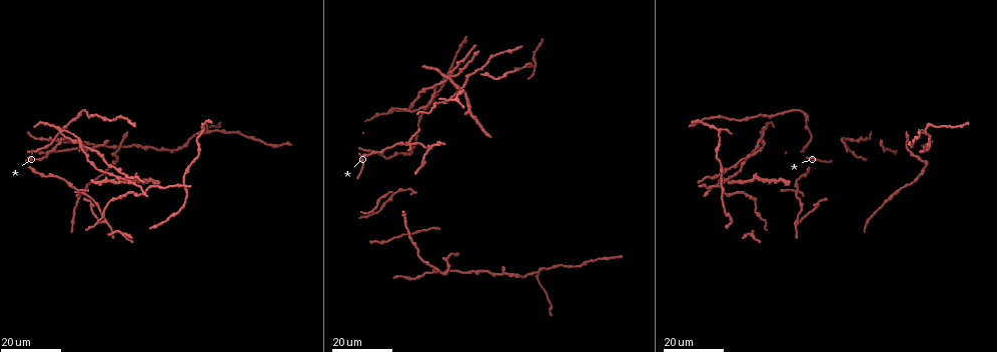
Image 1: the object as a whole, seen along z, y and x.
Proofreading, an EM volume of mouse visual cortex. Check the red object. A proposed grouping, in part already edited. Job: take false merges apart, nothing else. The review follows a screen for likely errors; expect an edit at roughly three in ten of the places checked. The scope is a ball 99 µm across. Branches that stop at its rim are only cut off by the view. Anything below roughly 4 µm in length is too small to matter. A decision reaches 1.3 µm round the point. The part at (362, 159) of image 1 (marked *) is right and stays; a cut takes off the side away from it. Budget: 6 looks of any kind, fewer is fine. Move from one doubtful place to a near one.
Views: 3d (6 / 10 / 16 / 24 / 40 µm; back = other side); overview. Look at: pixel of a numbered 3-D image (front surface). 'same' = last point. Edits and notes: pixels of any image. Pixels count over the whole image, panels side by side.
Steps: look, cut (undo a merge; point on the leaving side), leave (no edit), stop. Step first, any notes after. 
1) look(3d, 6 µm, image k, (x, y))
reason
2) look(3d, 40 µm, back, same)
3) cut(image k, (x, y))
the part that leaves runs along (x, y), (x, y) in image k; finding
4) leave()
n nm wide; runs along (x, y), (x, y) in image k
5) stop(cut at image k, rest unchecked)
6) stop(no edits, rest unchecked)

look(3d, 24 µm, image 1, (391, 107))
two arms in line, one across

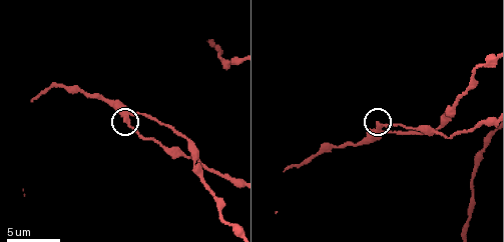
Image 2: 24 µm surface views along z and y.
look(3d, 10 µm, image 2, (126, 117))

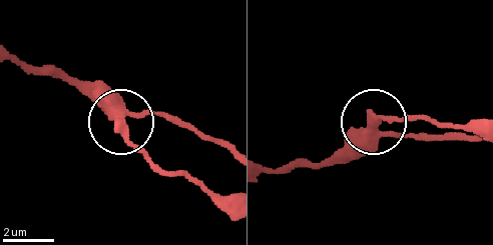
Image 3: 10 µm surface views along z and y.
leave()
3 arms; all the same cell

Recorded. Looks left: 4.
look(3d, 16 µm, image 1, (848, 138))
side arm on a straight run

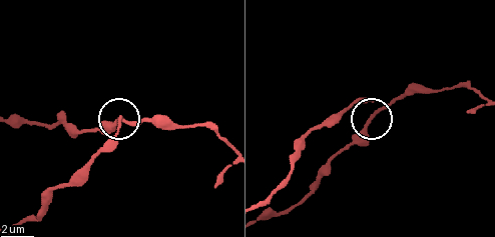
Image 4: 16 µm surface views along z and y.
look(3d, 10 µm, image 4, (122, 121))
closer look

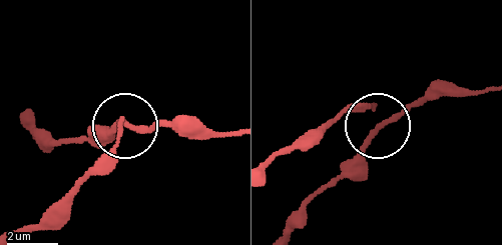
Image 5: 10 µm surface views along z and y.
leave()
all the same cell

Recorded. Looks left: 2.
look(3d, 24 µm, image 1, (119, 177))
three arms meet

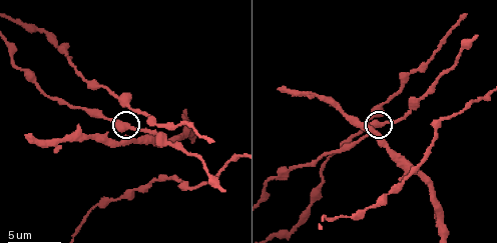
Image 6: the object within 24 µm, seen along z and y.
look(3d, 10 µm, image 6, (372, 125))

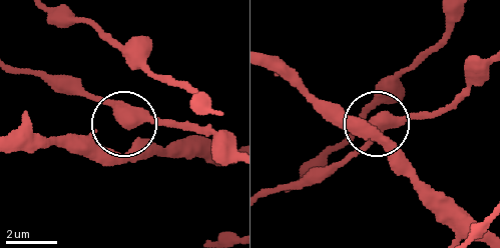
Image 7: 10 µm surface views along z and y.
leave()
3 arms; runs along (14, 69), (79, 82), (130, 125), (192, 125) in image 7; continuous, no second cell

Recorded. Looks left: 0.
stop(no edits, rest unchecked)

